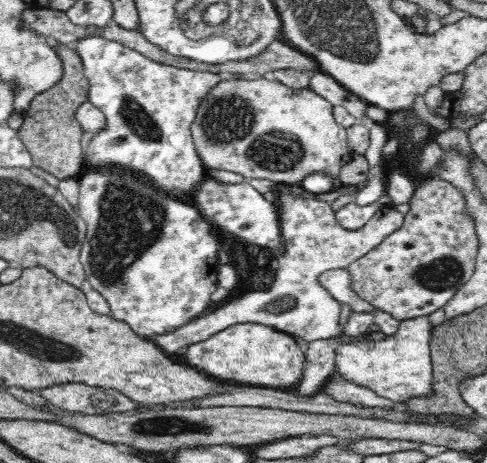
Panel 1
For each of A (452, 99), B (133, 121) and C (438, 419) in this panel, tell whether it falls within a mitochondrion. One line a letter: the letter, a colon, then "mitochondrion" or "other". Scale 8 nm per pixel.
A: other
B: mitochondrion
C: other

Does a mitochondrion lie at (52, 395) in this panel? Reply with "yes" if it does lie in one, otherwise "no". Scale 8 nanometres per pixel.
no

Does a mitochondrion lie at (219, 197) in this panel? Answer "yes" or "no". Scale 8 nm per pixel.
no

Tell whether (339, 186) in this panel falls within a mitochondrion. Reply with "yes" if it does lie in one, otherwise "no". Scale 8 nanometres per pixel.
no

